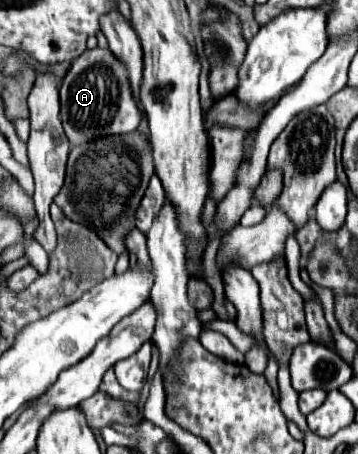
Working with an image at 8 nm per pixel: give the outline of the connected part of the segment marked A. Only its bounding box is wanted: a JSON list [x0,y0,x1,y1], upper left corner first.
[60,49,142,145]

